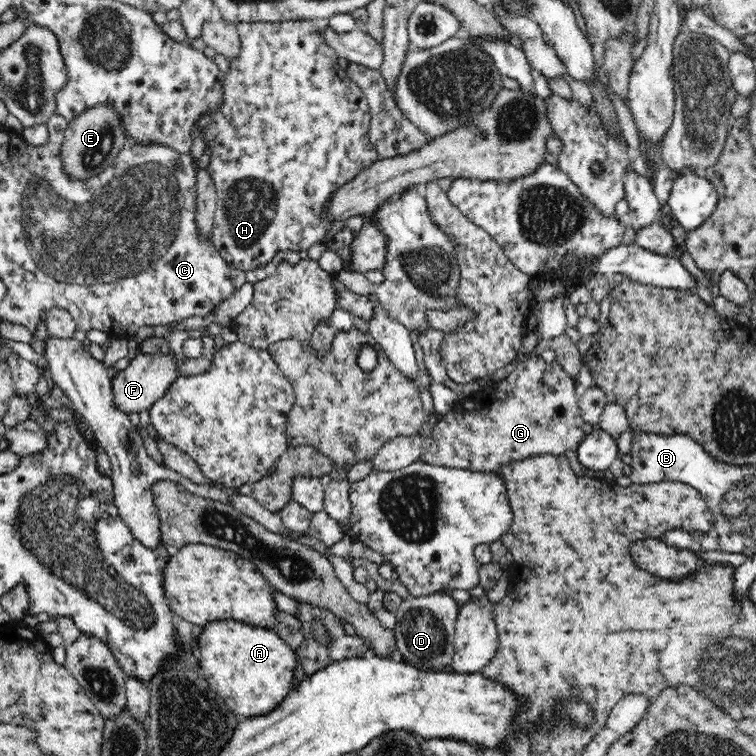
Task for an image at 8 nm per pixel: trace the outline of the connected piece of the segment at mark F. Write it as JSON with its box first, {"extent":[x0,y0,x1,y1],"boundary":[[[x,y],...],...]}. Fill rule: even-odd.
{"extent":[111,351,178,414],"boundary":[[[171,351],[168,356],[159,354],[139,353],[122,370],[116,372],[111,377],[112,384],[112,403],[124,414],[139,414],[144,410],[150,410],[150,407],[160,400],[168,390],[168,386],[174,383],[178,378],[175,369],[174,352]]]}

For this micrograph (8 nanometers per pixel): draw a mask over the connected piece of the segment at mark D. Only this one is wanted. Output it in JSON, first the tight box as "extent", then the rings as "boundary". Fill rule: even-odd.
{"extent":[393,591,459,672],"boundary":[[[443,591],[428,596],[408,596],[396,612],[393,628],[397,658],[422,672],[438,672],[451,668],[454,656],[455,622],[459,604]]]}

